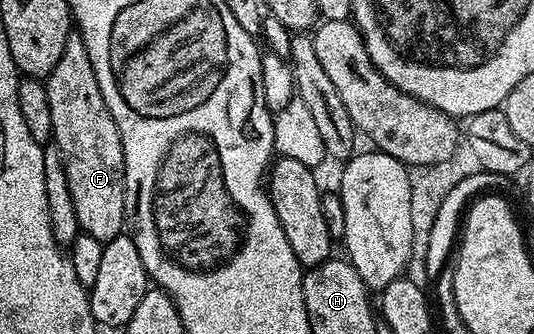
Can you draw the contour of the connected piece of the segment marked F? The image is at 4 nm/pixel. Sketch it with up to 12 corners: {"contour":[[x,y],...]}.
{"contour":[[71,34],[44,86],[81,232],[127,228],[123,142]]}

